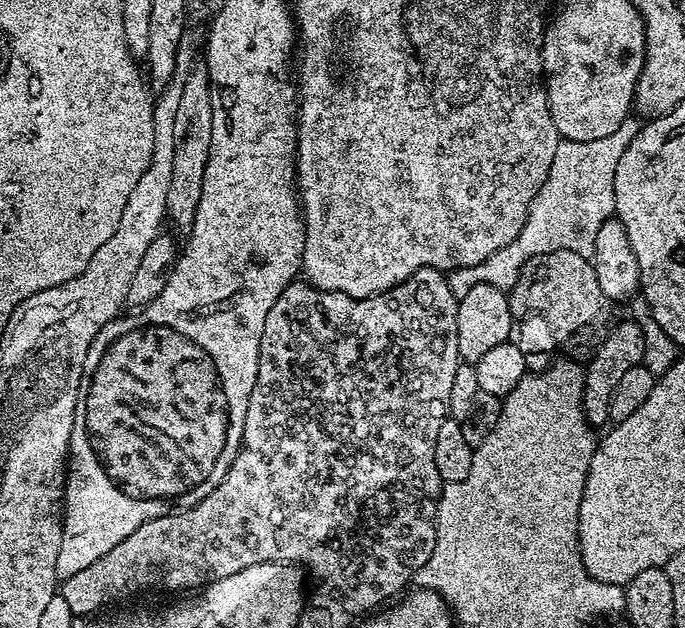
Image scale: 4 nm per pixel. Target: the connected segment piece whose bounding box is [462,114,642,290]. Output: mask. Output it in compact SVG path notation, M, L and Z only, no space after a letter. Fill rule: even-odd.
M630 114L622 126L618 126L618 130L614 130L614 134L609 134L607 138L594 138L594 142L561 139L558 150L554 150L554 162L550 162L550 174L546 174L542 190L534 194L522 234L518 234L510 246L502 246L502 250L490 254L486 262L478 262L478 266L466 266L462 270L463 275L472 276L468 278L474 284L510 290L514 282L518 282L522 266L538 254L570 250L591 260L598 229L602 227L602 222L613 219L616 210L614 170L618 170L618 162L622 154L626 154L626 146L630 146L641 126L641 121Z

